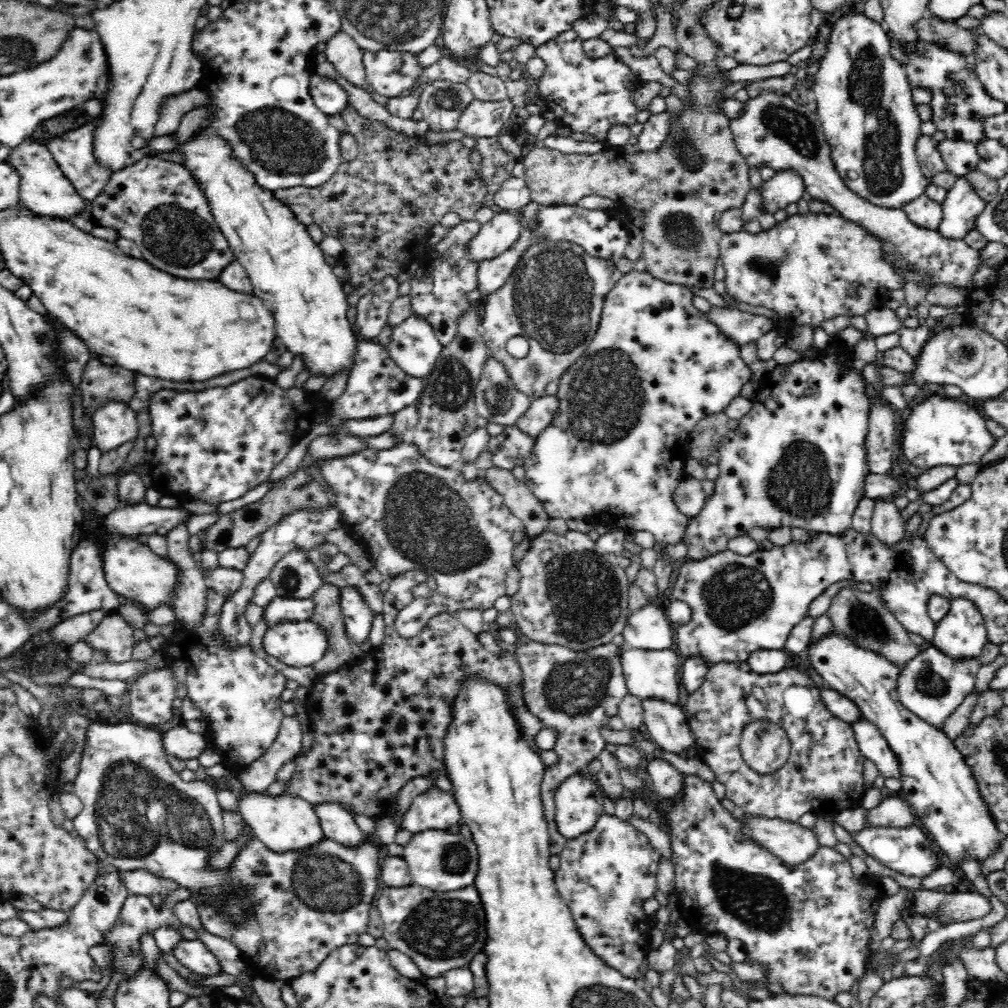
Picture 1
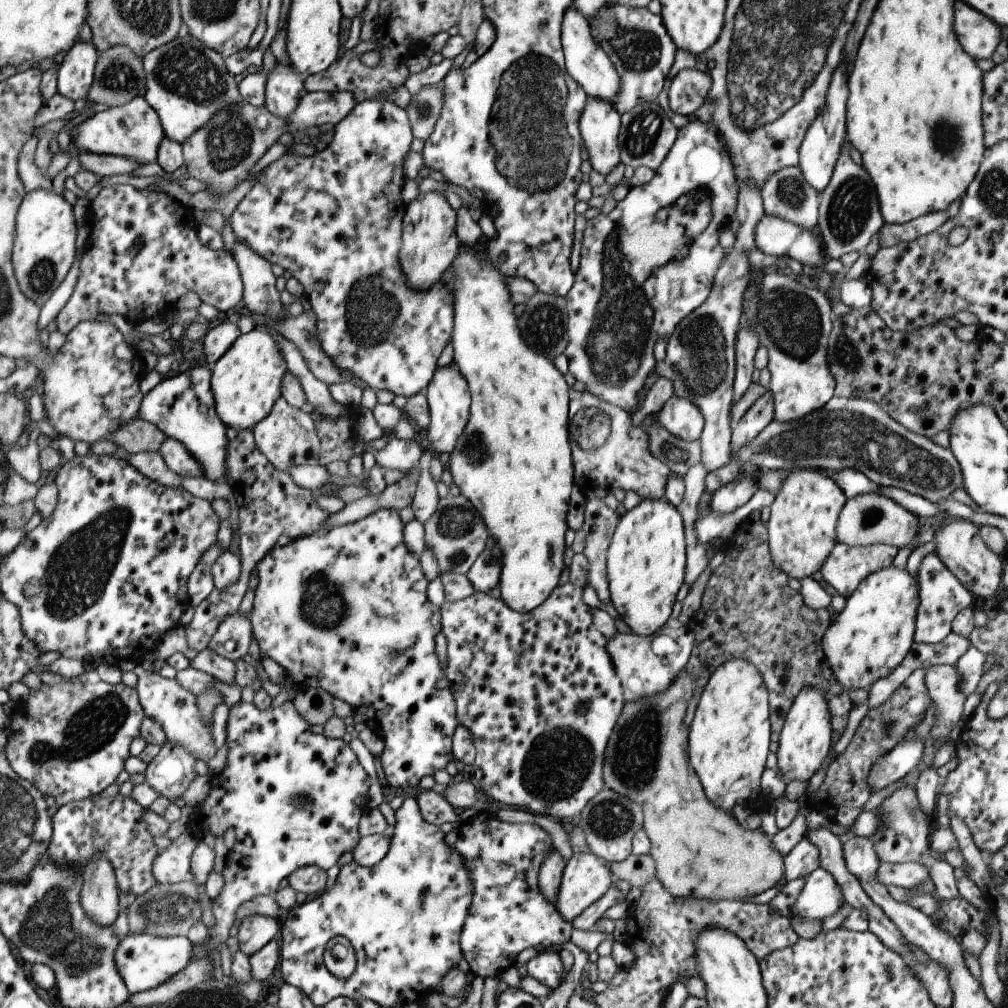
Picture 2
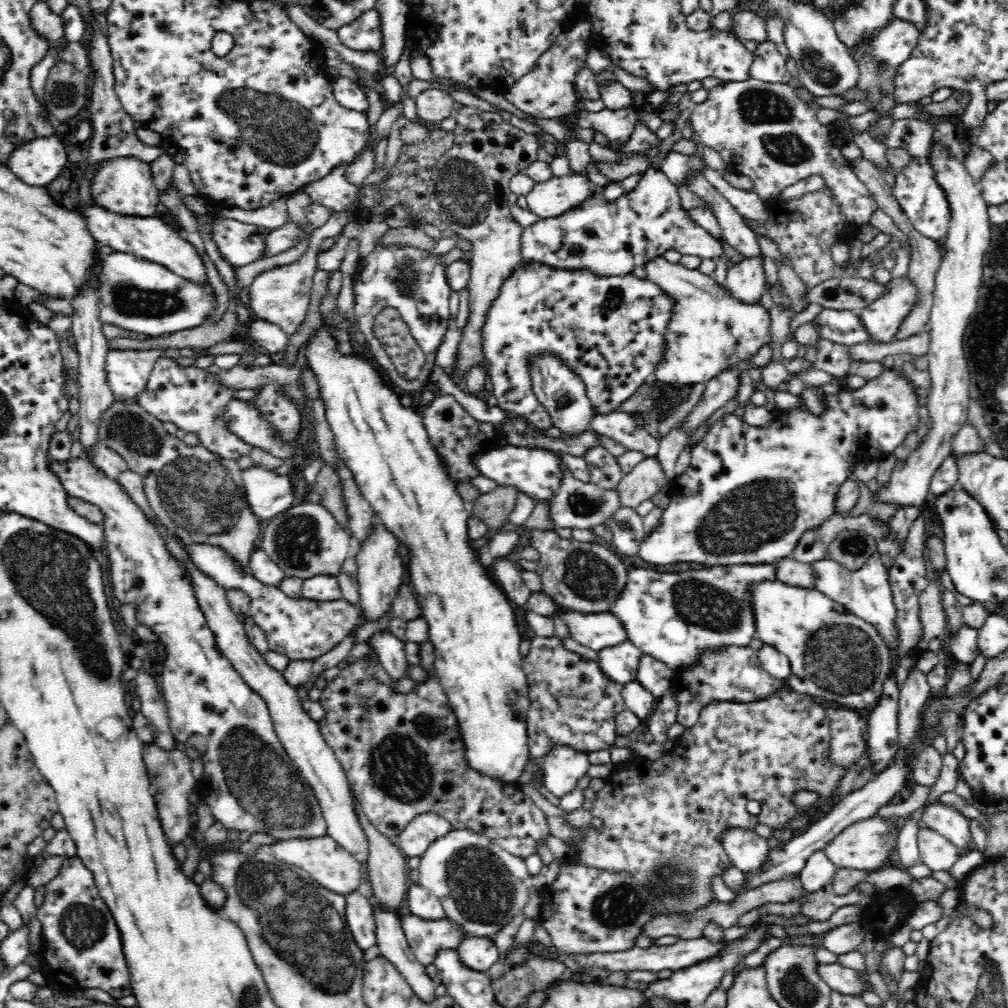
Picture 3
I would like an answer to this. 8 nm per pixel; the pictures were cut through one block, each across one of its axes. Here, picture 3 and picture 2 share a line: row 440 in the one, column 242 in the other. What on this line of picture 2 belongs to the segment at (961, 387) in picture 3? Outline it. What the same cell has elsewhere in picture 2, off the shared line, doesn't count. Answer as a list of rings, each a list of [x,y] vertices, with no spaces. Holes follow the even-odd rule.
[[[263,915],[245,917],[237,929],[238,950],[251,956],[271,939],[278,938],[279,930],[279,922],[274,918]]]

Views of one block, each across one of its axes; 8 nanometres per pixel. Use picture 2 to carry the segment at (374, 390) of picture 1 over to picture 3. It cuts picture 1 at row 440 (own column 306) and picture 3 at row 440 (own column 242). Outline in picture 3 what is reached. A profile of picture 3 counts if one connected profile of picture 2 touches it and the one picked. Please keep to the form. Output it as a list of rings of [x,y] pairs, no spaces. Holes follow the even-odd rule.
[[[160,357],[154,362],[154,368],[149,376],[146,388],[139,396],[139,405],[147,413],[162,422],[172,422],[176,425],[177,430],[185,433],[198,435],[198,444],[208,451],[215,452],[220,458],[234,460],[238,462],[240,458],[248,458],[253,447],[238,438],[229,428],[225,421],[225,412],[228,403],[234,399],[234,389],[223,383],[218,374],[210,373],[206,369],[190,365],[180,366],[170,357]]]

